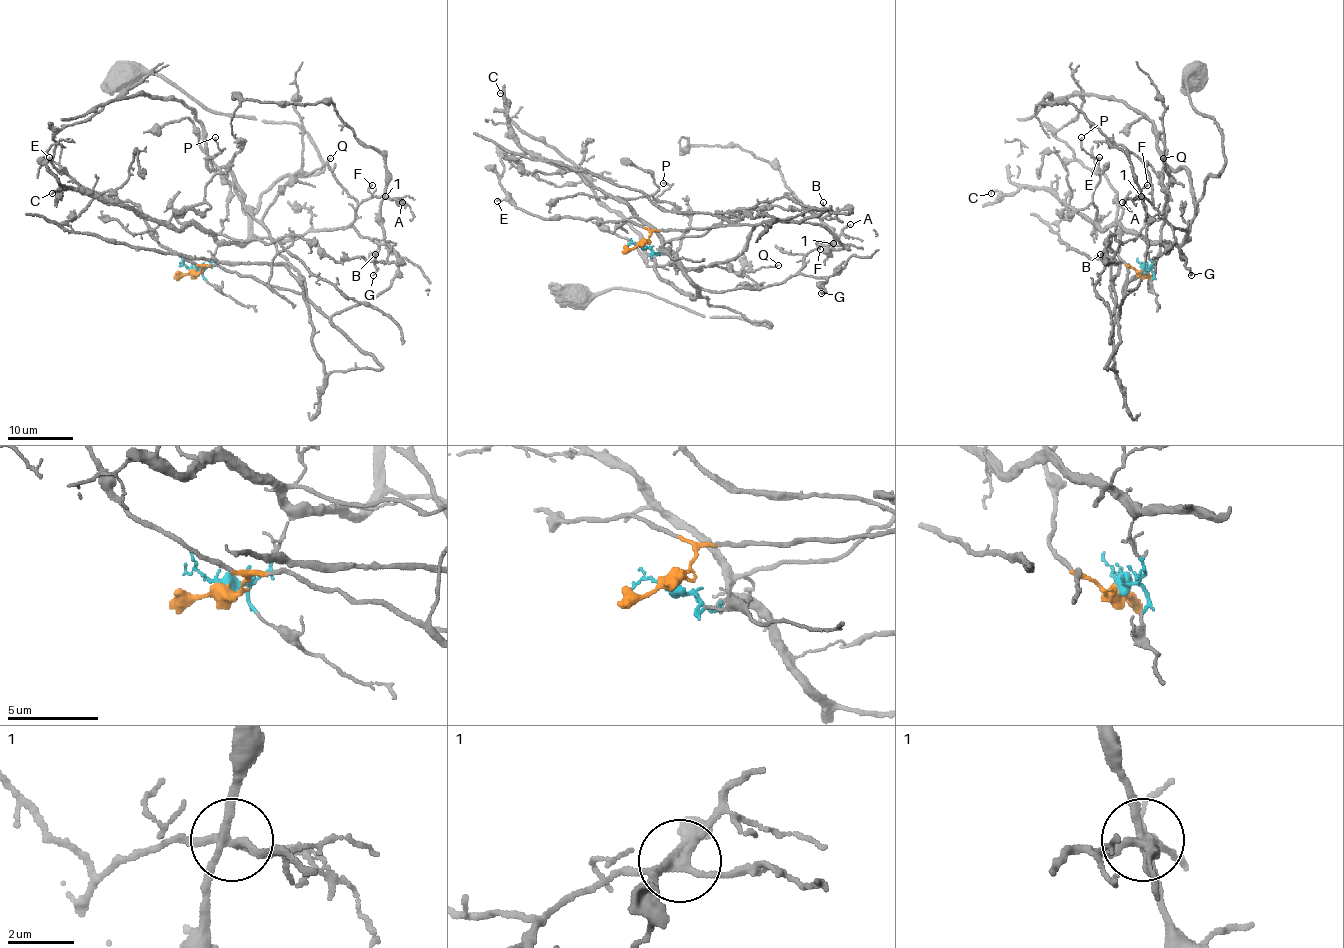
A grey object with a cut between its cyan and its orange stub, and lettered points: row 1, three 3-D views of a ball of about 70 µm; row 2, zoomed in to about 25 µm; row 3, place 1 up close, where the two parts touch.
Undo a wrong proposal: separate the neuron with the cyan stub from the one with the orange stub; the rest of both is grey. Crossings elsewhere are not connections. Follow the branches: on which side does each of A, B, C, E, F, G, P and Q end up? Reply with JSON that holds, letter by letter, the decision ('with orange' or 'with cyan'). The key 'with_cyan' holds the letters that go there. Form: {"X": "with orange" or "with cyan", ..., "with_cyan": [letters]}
{"A": "with cyan", "B": "with cyan", "C": "with cyan", "E": "with orange", "F": "with cyan", "G": "with cyan", "P": "with cyan", "Q": "with orange", "with_cyan": ["A", "B", "C", "F", "G", "P"]}

